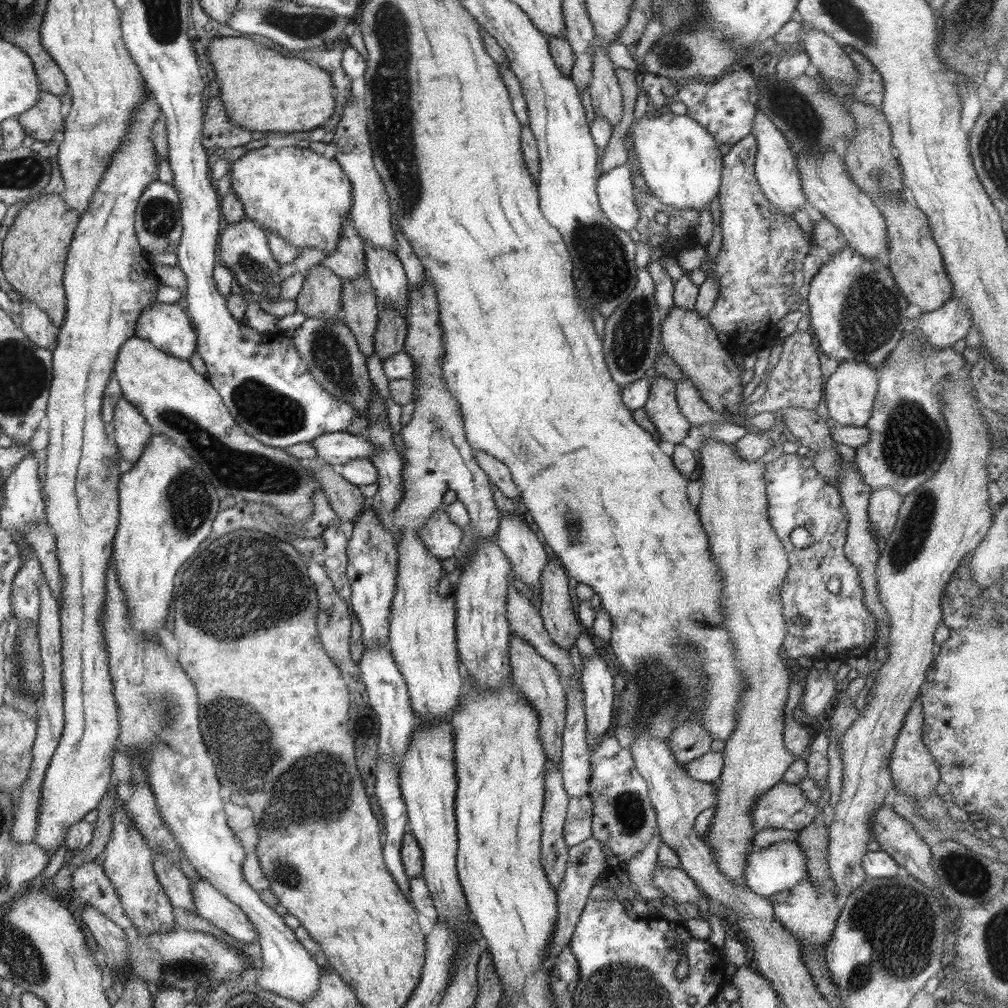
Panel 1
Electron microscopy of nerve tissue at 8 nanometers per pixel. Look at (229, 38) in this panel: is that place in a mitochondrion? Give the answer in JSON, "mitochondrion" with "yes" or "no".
{"mitochondrion":"no"}

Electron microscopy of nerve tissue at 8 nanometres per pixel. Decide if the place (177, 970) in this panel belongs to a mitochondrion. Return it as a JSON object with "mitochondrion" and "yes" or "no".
{"mitochondrion":"yes"}

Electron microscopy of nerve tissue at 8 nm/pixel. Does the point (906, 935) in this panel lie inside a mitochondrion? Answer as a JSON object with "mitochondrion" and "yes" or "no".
{"mitochondrion":"yes"}

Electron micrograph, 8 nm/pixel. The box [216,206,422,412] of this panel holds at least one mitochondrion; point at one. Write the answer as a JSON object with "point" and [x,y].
{"point":[328,351]}

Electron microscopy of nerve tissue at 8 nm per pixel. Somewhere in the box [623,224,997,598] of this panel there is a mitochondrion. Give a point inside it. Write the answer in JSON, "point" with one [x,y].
{"point":[912,441]}

